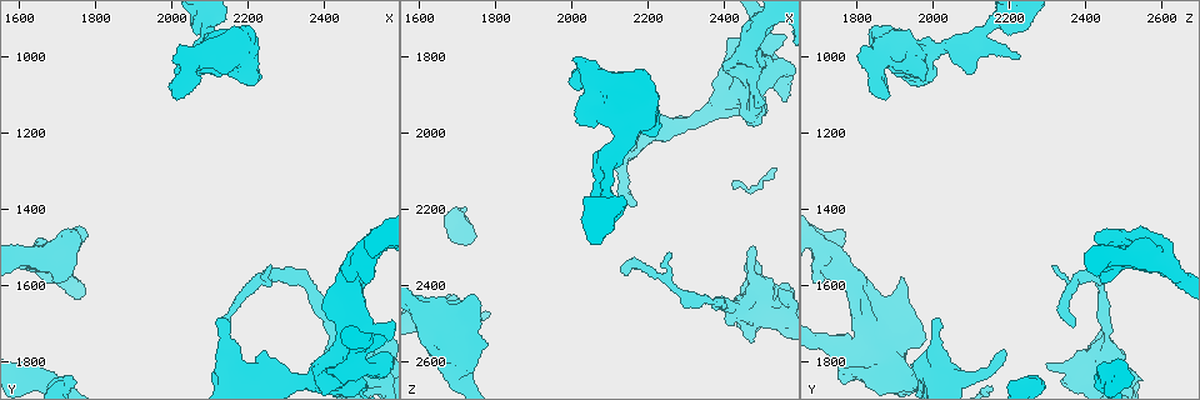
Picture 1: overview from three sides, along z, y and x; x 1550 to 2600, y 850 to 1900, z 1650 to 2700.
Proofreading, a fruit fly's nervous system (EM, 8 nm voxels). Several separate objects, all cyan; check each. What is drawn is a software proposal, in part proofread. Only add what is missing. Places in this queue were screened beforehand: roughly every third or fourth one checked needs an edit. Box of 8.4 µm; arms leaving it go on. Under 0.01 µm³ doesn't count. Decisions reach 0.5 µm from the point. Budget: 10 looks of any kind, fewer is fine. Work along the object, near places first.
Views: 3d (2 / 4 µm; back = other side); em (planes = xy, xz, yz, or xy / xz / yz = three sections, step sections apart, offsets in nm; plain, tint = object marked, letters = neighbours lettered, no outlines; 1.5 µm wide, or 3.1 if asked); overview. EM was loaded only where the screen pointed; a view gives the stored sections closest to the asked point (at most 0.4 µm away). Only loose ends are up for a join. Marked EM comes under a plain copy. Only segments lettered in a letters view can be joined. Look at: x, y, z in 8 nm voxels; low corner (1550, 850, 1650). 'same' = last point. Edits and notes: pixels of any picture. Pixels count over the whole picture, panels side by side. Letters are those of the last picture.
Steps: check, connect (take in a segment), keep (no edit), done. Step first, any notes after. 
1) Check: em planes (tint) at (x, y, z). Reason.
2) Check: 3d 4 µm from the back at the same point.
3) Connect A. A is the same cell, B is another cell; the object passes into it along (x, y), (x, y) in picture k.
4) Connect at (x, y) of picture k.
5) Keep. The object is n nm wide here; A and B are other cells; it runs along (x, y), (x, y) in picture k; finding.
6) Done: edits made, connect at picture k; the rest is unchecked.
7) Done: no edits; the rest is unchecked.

Check: em planes (letters) at (2415, 1830, 1755). Thick end.

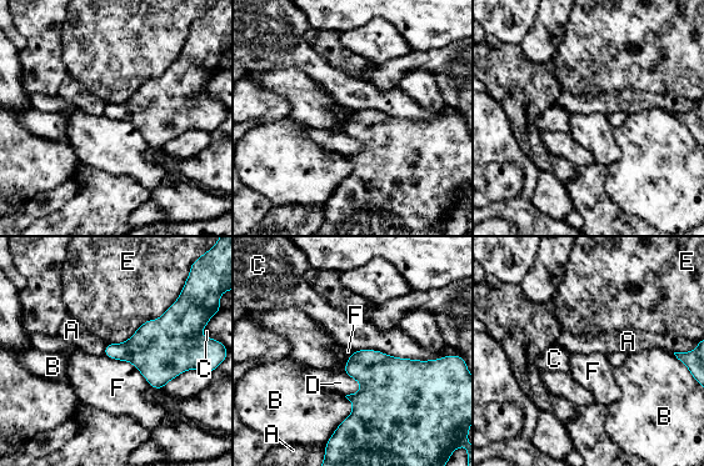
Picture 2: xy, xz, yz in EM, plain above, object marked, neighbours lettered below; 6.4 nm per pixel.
Keep. The longest contact is with C, 550 nm; A, B, C, D, E and F are other cells; no lettered segment goes on from it.

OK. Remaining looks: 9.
Check: 3d 2 µm at (2130, 1700, 2370).

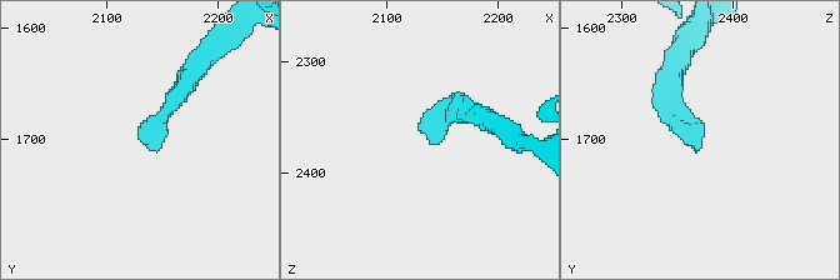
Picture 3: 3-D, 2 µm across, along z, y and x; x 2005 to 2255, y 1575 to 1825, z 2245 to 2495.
Check: em planes (tint) at (2136, 1704, 2368). Shape alone is not enough.

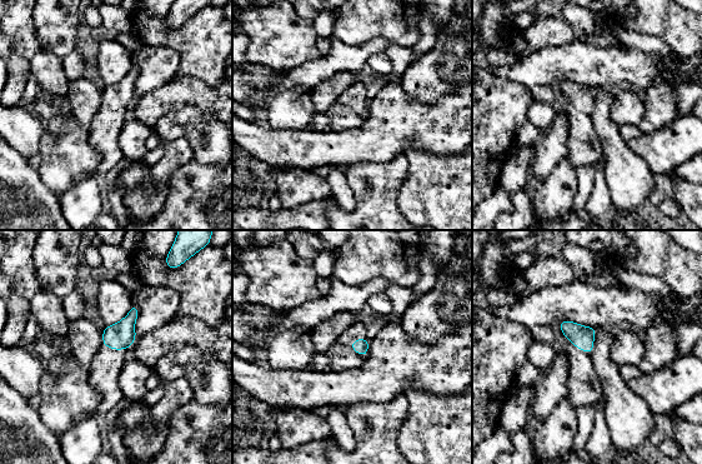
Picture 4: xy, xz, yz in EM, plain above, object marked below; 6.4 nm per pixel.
Check: em planes (letters) at the same point. What lies round it.

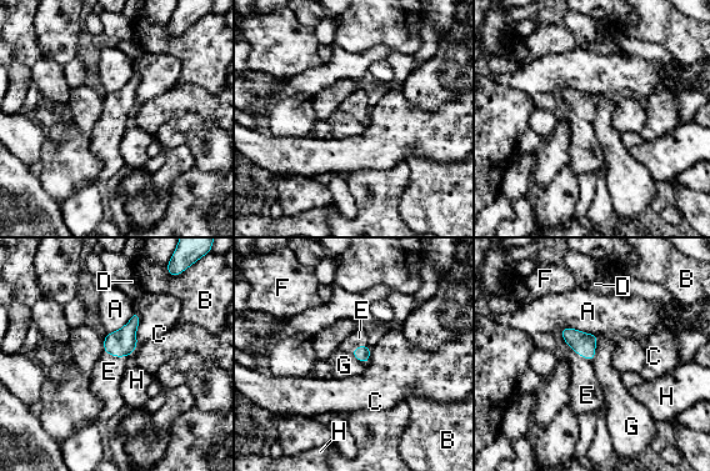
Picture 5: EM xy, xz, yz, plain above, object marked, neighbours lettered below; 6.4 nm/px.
Connect E. E is the same cell, A, B, C, D, F, G and H are other cells; the object passes into it along (583, 344), (580, 356), (585, 391) in picture 5; the cell continues.

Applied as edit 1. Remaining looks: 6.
Check: em planes (letters) at (1765, 1475, 2560). Free end.

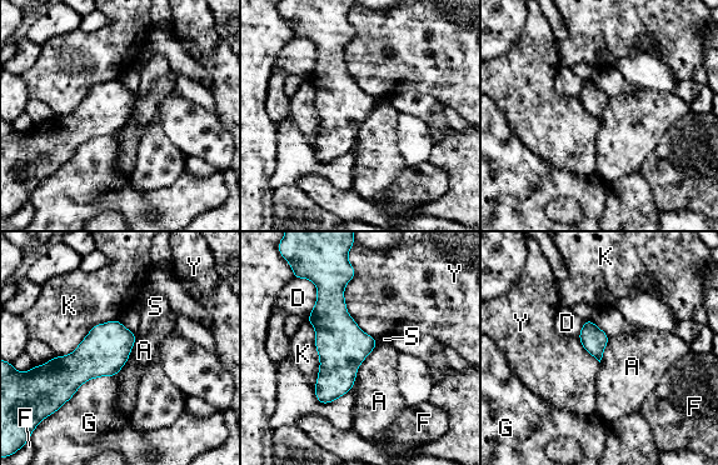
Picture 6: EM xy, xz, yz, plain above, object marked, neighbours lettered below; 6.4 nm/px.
Keep. A, D, F, G, K, S and Y are other cells; a border runs along (378, 341), (360, 364), (352, 388) in picture 6; no lettered segment goes on from it.

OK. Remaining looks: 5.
Check: 3d 2 µm at (2075, 1040, 2105). Thick end.

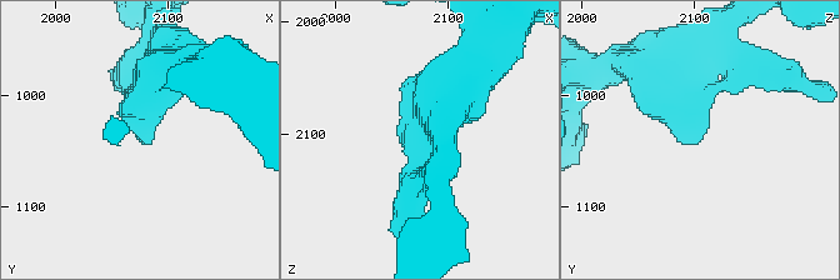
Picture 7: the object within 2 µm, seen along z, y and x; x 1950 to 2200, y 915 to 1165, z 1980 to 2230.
Check: em planes (letters) at (2080, 1040, 2100).

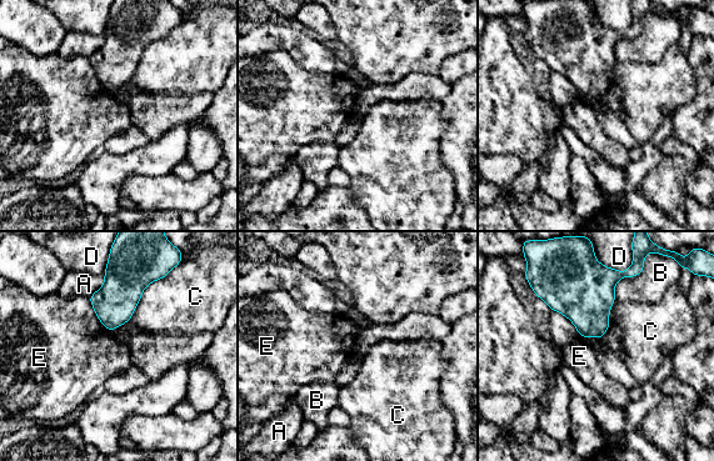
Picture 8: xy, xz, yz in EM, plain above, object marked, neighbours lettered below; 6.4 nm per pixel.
Keep. A, B, C, D and E are other cells; a border runs along (171, 269), (144, 290), (129, 321) in picture 8; none of them fits.

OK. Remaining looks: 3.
Done: edits made, connect at picture 5; the rest is unchecked.

